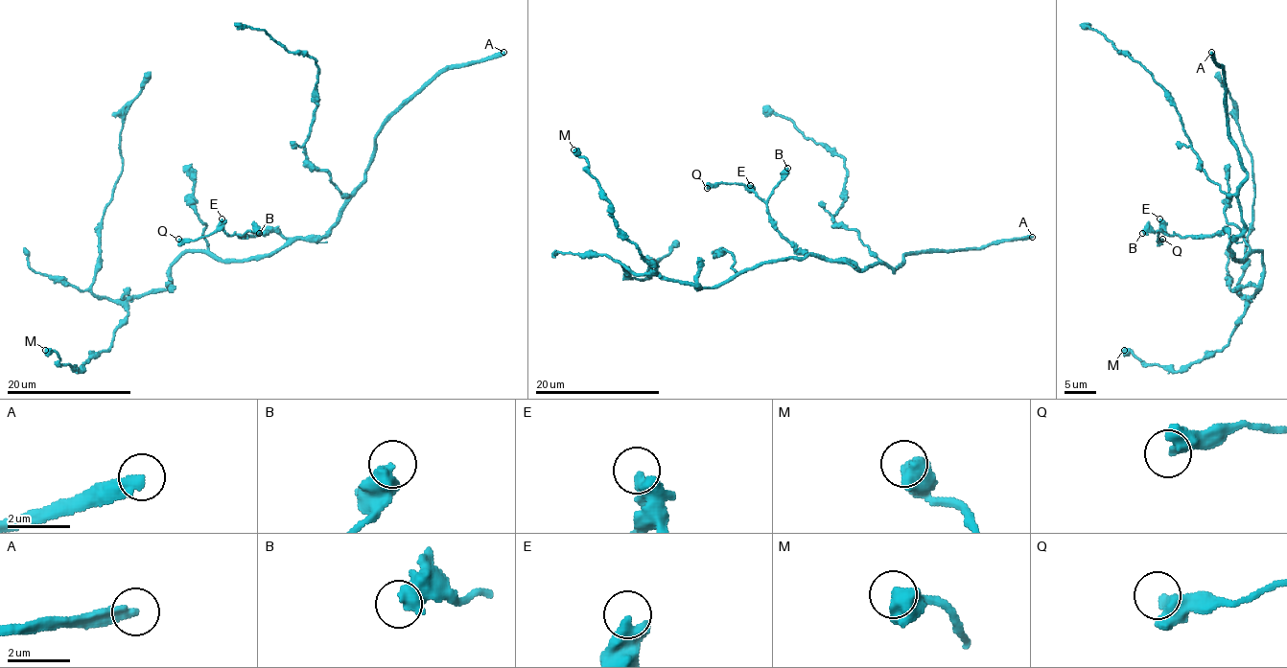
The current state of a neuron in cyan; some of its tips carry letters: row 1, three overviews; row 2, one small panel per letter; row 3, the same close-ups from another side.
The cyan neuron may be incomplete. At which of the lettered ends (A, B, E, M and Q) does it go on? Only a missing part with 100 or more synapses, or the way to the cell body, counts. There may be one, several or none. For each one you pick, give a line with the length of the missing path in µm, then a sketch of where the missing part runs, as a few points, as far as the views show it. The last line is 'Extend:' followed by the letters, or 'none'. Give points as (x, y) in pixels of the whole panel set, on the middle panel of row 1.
A: 350 µm
Extend: A

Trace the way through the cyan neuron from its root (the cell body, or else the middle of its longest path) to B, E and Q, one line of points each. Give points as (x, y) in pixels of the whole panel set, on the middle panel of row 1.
B: (773, 262), (815, 255), (797, 250), (777, 229), (767, 208), (767, 197), (787, 168)
E: (773, 262), (815, 255), (797, 250), (782, 235), (767, 205), (750, 185)
Q: (773, 262), (815, 255), (797, 250), (777, 229), (767, 205), (744, 185), (711, 183), (707, 188)

